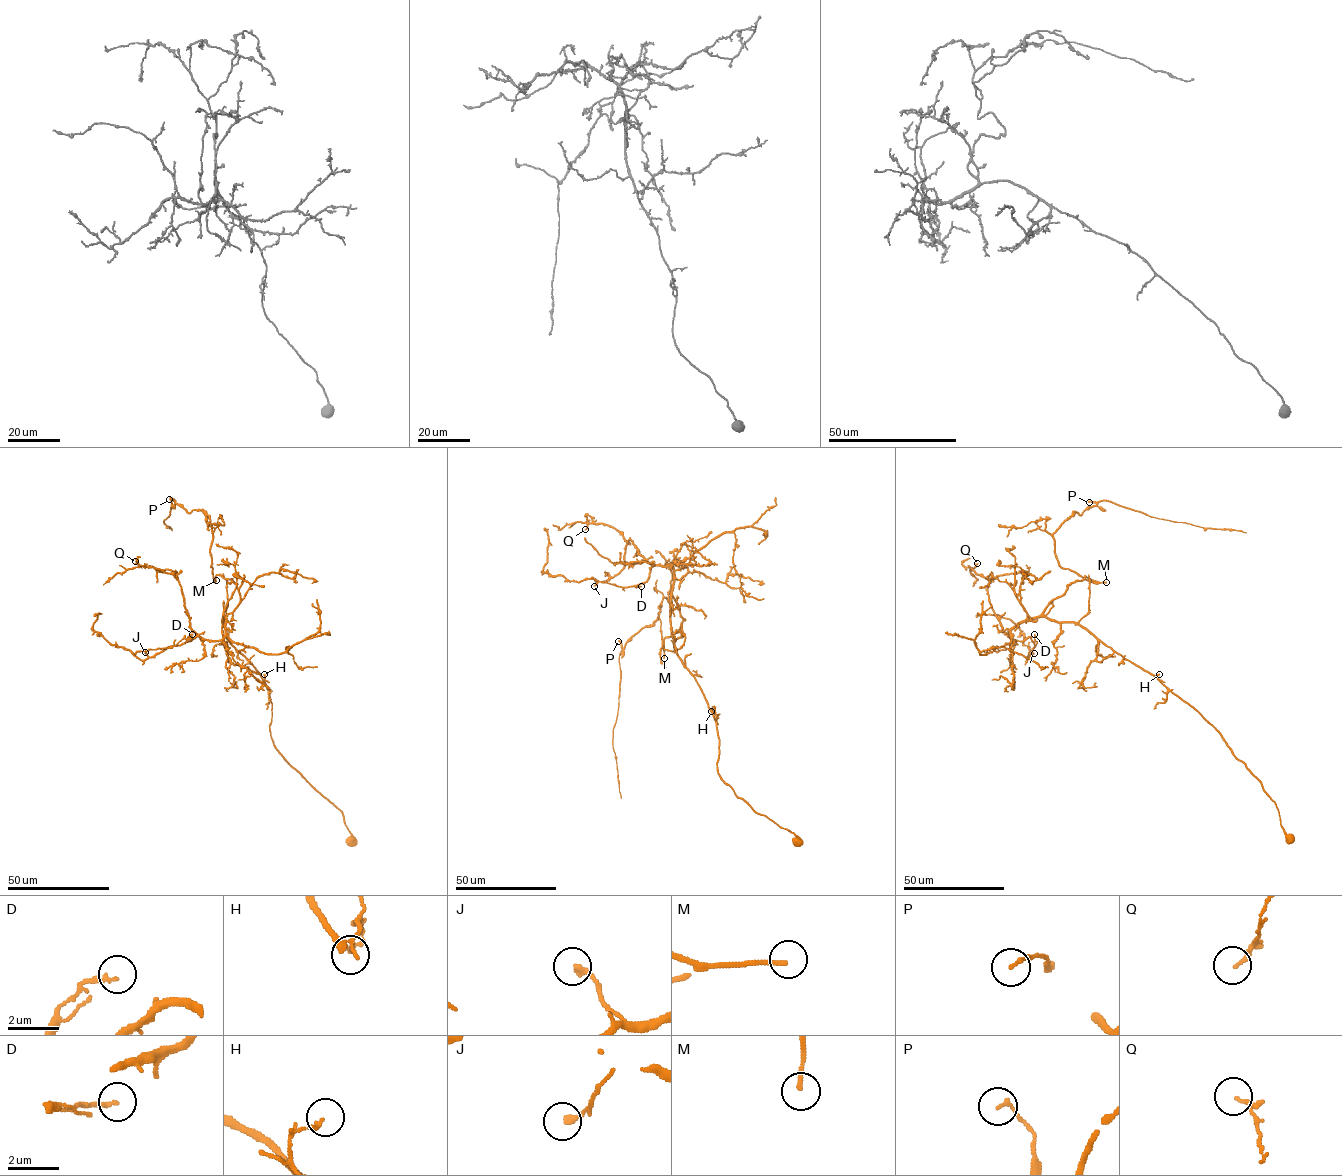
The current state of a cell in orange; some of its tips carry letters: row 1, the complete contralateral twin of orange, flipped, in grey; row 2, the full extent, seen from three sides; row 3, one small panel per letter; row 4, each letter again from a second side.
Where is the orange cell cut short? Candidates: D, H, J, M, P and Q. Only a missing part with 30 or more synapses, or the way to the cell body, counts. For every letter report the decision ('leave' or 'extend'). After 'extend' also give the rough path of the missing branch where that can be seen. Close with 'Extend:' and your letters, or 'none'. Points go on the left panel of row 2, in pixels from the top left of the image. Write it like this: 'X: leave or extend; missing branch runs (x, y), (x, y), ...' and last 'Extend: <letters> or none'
D: leave
H: leave
J: leave
M: extend; missing branch runs (216, 580), (216, 557), (224, 511), (243, 506), (257, 521), (267, 516), (284, 519), (282, 514), (286, 512)
P: leave
Q: leave
Extend: M

